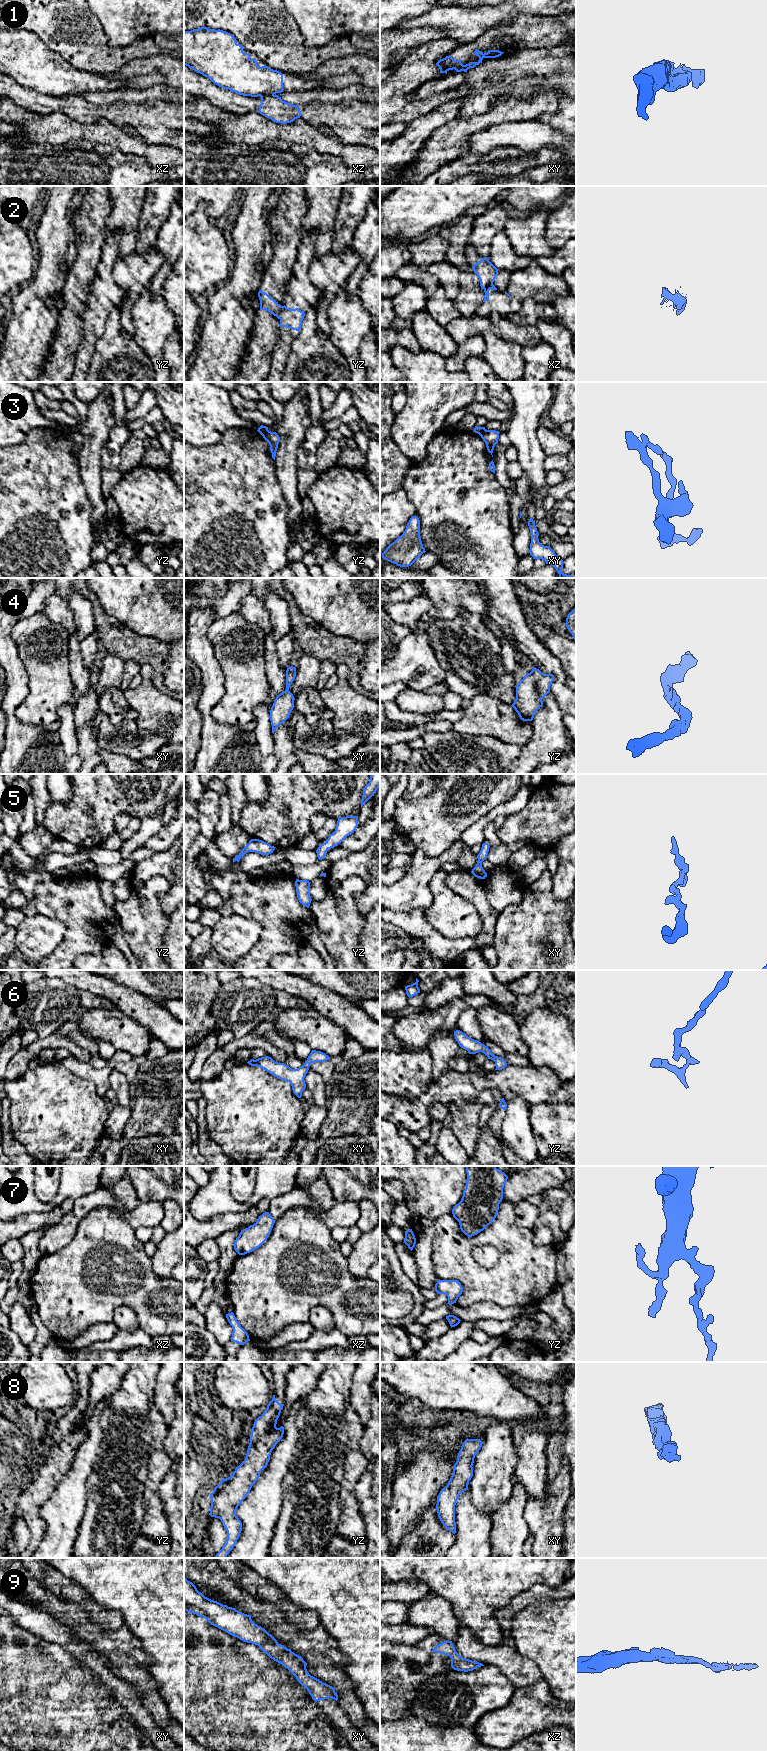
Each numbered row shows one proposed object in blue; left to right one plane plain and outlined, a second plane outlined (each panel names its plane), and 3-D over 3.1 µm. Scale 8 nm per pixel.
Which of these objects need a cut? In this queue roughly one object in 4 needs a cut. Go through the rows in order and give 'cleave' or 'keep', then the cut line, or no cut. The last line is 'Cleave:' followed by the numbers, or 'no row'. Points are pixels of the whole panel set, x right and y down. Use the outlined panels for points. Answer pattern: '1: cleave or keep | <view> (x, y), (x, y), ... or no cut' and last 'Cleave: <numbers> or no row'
1: cleave | xz (273, 93), (260, 96)
2: cleave | yz (283, 306), (279, 318)
3: cleave | yz (268, 430), (262, 435)
4: keep | no cut
5: keep | no cut
6: keep | no cut
7: keep | no cut
8: keep | no cut
9: keep | no cut
Cleave: 1, 2, 3

